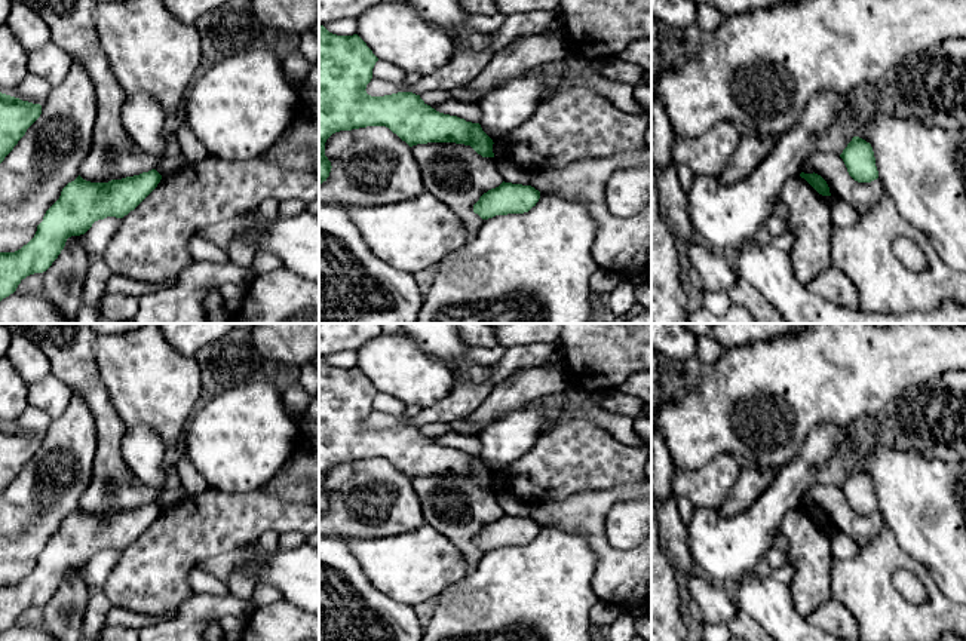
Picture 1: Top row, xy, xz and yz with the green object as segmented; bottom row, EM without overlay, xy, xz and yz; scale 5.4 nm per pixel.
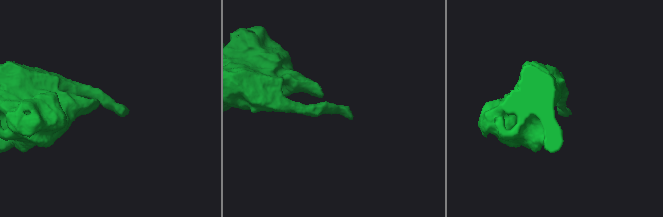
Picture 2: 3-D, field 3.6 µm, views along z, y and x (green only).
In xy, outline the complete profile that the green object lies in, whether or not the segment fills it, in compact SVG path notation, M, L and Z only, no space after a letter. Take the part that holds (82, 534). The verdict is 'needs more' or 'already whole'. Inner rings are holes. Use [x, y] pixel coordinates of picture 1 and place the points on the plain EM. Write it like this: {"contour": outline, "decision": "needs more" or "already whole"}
{"contour": "M151 502L108 515L91 515L80 507L68 515L46 543L34 570L15 585L0 585L0 634L13 626L27 608L46 604L68 570L85 567L98 552L123 550L160 512L162 507Z", "decision": "already whole"}

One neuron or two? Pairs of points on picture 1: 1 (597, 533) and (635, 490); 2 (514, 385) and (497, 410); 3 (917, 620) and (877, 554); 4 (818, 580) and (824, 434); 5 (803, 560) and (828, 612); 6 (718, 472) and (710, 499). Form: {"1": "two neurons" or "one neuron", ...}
{"1": "one neuron", "2": "one neuron", "3": "one neuron", "4": "two neurons", "5": "two neurons", "6": "one neuron"}

